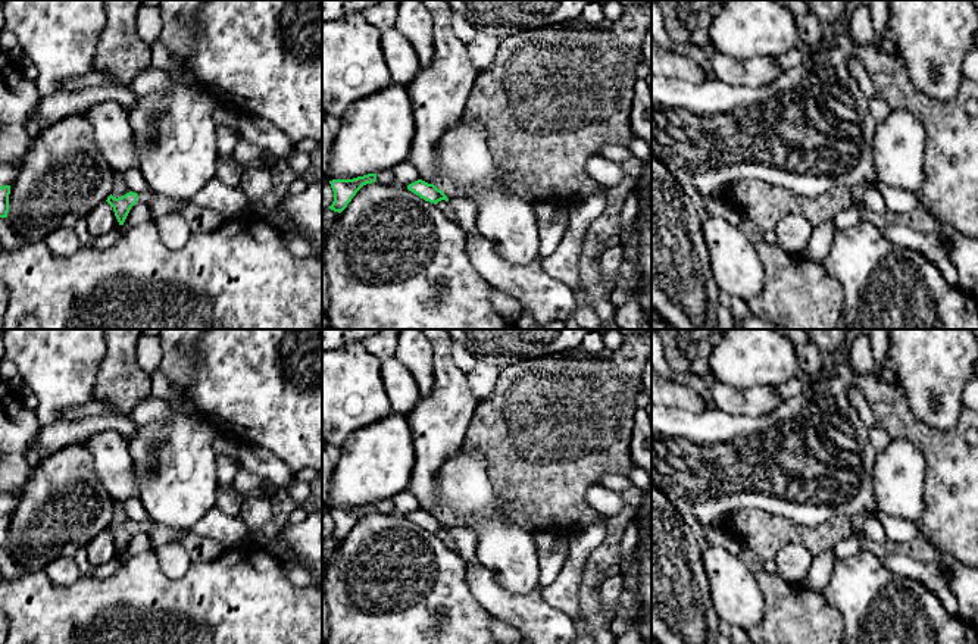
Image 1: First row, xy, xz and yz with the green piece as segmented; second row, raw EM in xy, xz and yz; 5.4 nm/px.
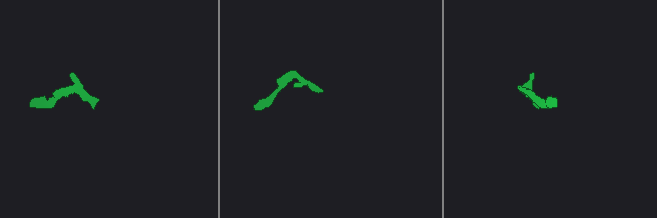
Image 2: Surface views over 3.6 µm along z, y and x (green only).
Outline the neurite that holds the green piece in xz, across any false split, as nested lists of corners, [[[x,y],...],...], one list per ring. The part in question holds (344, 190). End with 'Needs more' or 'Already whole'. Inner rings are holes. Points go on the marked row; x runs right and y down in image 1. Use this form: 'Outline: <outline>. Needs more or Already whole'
Outline: [[[368,173],[353,179],[329,181],[331,188],[334,191],[334,201],[329,206],[329,209],[341,213],[363,185],[372,184],[375,181],[376,181],[376,173]]]. Already whole

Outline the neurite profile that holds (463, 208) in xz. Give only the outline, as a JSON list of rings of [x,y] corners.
[[[449,197],[449,203],[457,215],[457,225],[466,232],[466,237],[478,234],[476,206],[468,197]]]

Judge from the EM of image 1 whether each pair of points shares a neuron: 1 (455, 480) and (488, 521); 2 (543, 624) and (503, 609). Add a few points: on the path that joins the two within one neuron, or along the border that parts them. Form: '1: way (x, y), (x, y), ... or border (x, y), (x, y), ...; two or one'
1: way (465, 490), (483, 510); one
2: way (533, 616), (528, 612), (514, 609); one

